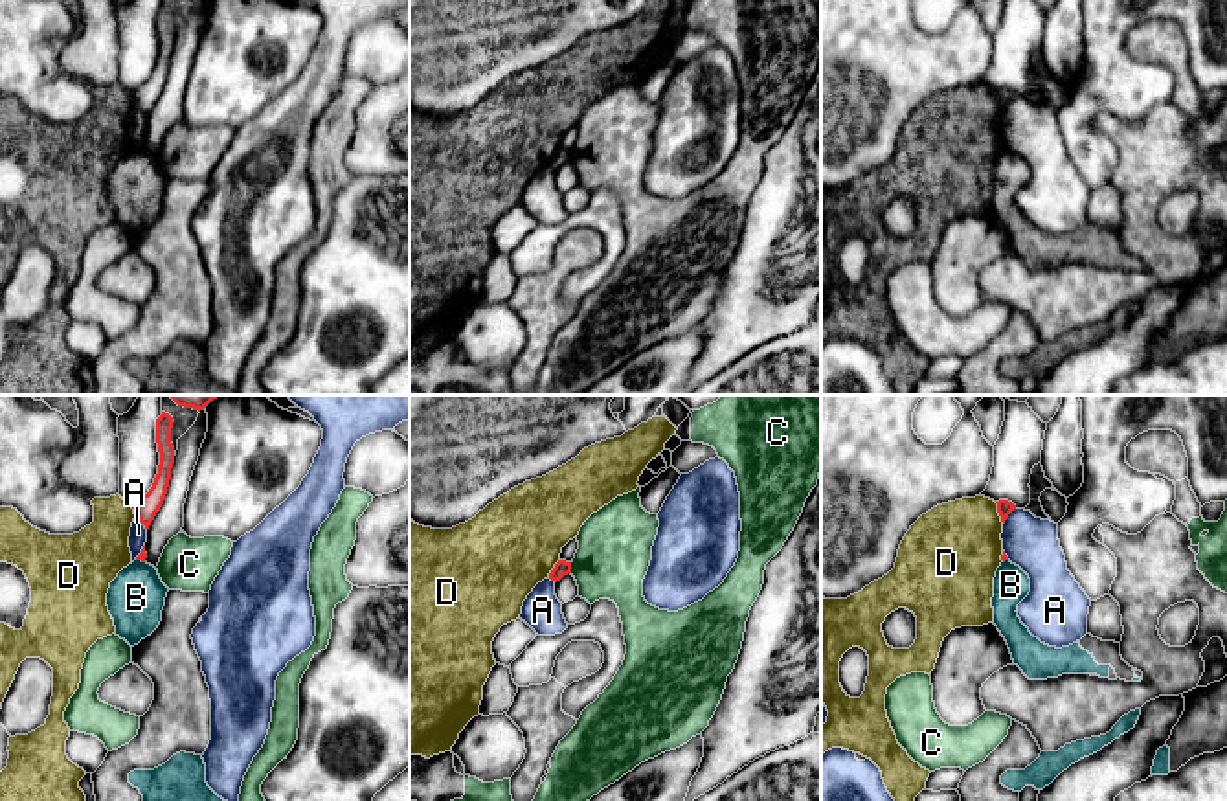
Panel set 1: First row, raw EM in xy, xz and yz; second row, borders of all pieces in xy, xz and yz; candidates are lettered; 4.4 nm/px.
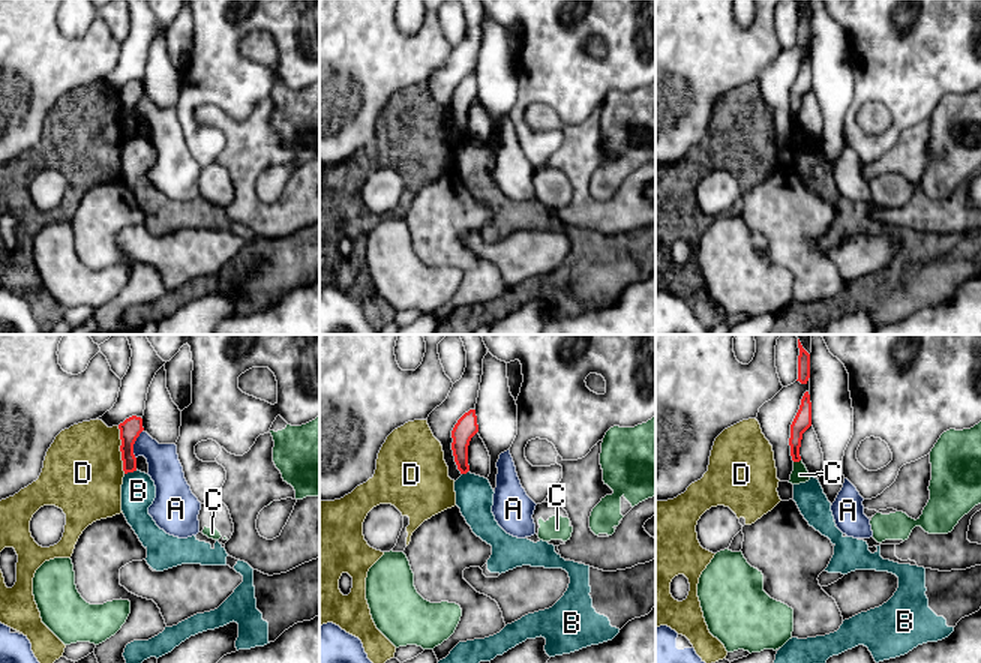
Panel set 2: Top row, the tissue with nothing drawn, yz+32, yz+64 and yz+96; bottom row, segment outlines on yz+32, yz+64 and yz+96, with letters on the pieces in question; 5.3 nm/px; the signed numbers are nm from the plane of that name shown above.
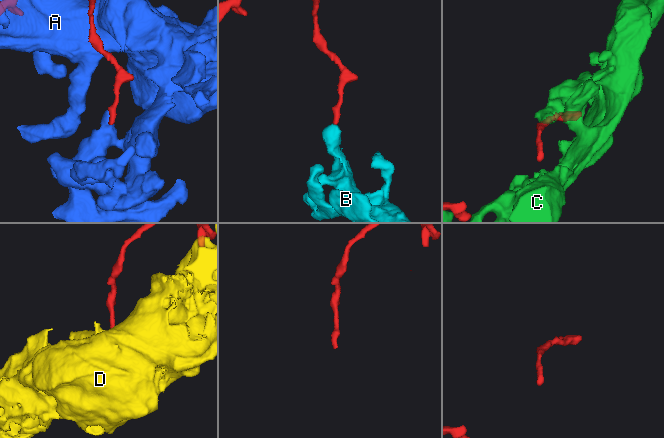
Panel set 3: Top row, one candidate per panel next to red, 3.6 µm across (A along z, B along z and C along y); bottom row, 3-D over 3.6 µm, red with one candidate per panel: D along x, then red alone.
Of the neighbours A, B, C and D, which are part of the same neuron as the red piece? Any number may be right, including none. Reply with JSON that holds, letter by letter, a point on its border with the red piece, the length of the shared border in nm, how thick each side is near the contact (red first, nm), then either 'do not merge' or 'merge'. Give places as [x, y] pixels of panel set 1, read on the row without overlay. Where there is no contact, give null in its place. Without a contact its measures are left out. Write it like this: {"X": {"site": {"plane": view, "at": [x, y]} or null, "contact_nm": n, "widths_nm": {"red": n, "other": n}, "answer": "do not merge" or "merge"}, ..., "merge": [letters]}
{"A": {"site": {"plane": "yz", "at": [1007, 105]}, "contact_nm": 90, "widths_nm": {"red": 70, "other": 220}, "answer": "do not merge"}, "B": {"site": {"plane": "xy", "at": [140, 147]}, "contact_nm": 40, "widths_nm": {"red": 40, "other": 260}, "answer": "do not merge"}, "C": {"site": {"plane": "xz", "at": [570, 157]}, "contact_nm": 50, "widths_nm": {"red": 70, "other": 320}, "answer": "do not merge"}, "D": {"site": {"plane": "yz", "at": [1000, 101]}, "contact_nm": 100, "widths_nm": {"red": 70, "other": 400}, "answer": "do not merge"}, "merge": []}

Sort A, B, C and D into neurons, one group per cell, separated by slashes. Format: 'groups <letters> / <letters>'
groups A / B / C / D

